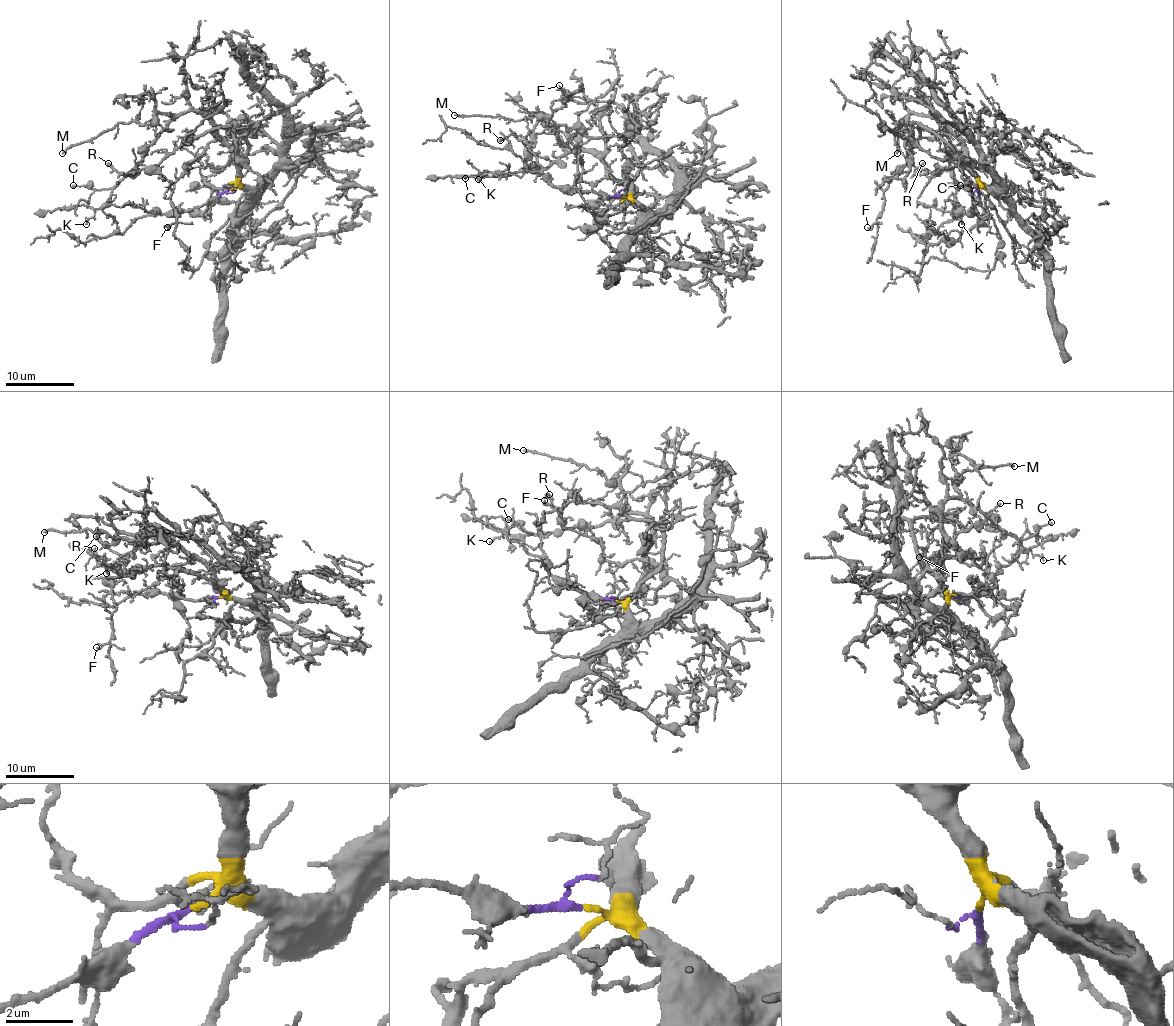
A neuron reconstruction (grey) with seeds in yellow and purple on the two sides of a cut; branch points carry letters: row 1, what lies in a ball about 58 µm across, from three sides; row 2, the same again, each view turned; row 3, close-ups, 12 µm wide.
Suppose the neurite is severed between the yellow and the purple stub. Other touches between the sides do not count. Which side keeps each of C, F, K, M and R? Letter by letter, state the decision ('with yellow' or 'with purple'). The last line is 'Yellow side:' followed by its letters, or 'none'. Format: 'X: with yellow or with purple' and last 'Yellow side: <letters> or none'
C: with yellow
F: with yellow
K: with yellow
M: with yellow
R: with yellow
Yellow side: C, F, K, M, R

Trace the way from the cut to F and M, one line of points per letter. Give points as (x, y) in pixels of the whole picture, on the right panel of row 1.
F: (978, 188), (976, 176), (945, 143), (919, 126), (906, 164), (883, 193), (882, 214), (868, 228)
M: (978, 188), (968, 148), (933, 110), (933, 114), (911, 114), (897, 124), (902, 122), (897, 129), (897, 153)

